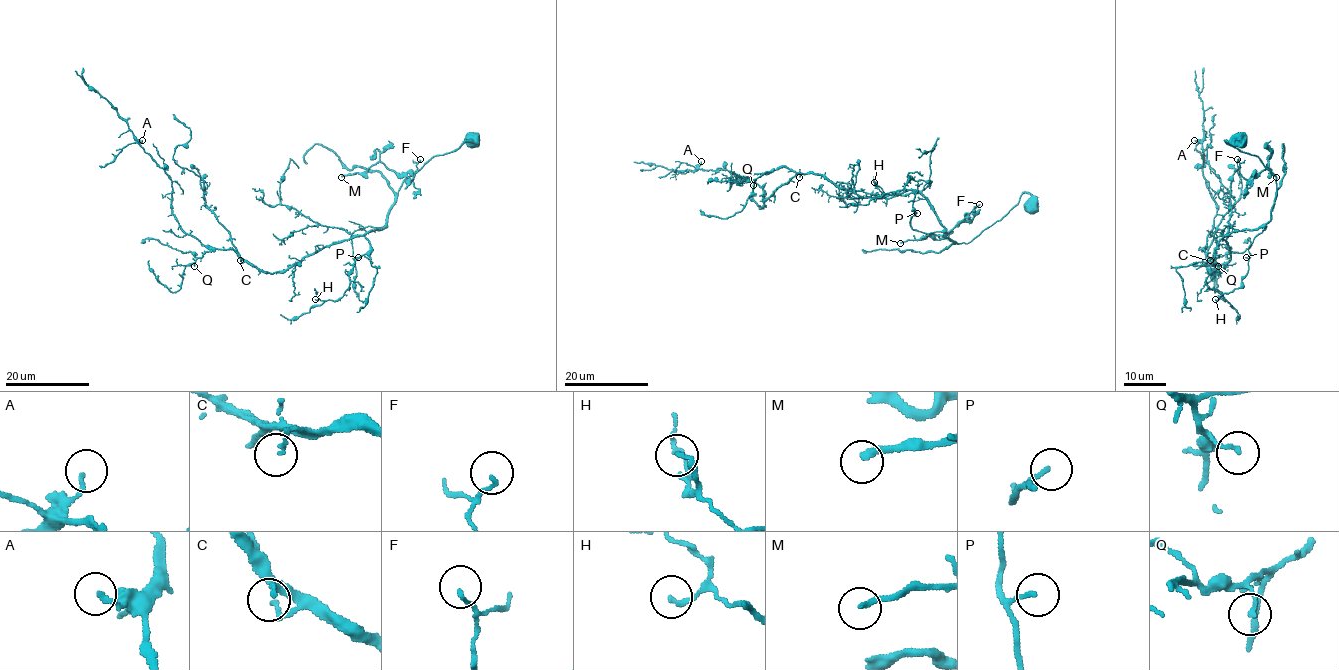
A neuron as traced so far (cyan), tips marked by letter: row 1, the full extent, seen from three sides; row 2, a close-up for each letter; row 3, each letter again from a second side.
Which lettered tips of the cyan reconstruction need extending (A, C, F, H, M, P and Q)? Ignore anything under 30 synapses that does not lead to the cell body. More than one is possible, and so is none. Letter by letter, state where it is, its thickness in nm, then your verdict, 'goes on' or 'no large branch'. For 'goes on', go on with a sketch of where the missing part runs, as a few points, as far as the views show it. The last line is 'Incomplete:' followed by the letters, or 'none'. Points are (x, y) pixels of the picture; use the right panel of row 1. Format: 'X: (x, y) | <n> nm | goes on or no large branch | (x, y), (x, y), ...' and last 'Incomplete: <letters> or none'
A: (1194, 140) | 140 nm | no large branch
C: (1210, 260) | 130 nm | no large branch
F: (1237, 159) | 120 nm | no large branch
H: (1215, 299) | 160 nm | no large branch
M: (1276, 177) | 190 nm | goes on
P: (1246, 257) | 130 nm | no large branch
Q: (1218, 266) | 130 nm | no large branch
Incomplete: M

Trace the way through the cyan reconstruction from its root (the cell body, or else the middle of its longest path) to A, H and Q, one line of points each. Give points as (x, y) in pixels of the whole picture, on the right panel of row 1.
A: (1238, 141), (1276, 197), (1212, 273), (1194, 140)
H: (1238, 141), (1226, 141), (1275, 176), (1276, 197), (1266, 223), (1218, 242), (1206, 283), (1226, 300), (1215, 299)
Q: (1238, 141), (1226, 141), (1275, 176), (1276, 197), (1266, 223), (1222, 238), (1219, 272), (1199, 249), (1218, 266)

